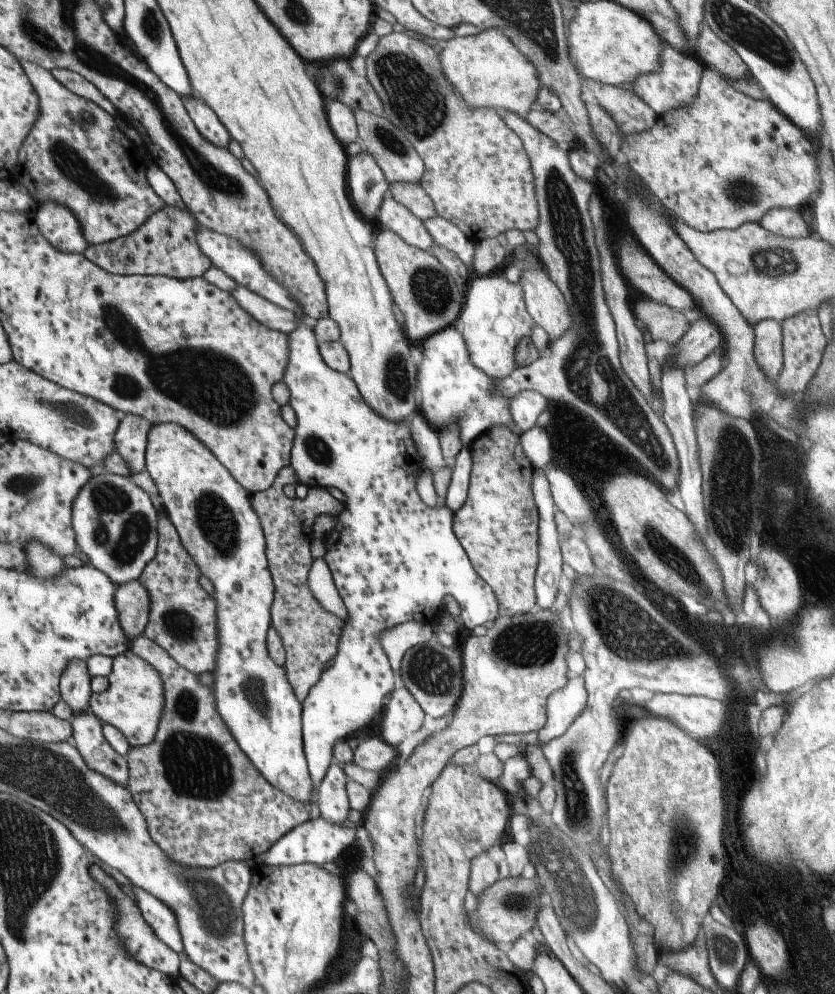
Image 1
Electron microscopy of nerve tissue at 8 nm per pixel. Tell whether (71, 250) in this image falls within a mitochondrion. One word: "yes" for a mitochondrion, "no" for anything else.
no

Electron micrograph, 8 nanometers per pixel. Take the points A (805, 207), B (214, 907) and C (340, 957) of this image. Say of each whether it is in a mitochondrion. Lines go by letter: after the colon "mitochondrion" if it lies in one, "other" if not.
A: other
B: mitochondrion
C: other

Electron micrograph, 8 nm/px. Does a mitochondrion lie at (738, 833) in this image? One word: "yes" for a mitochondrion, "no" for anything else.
no

